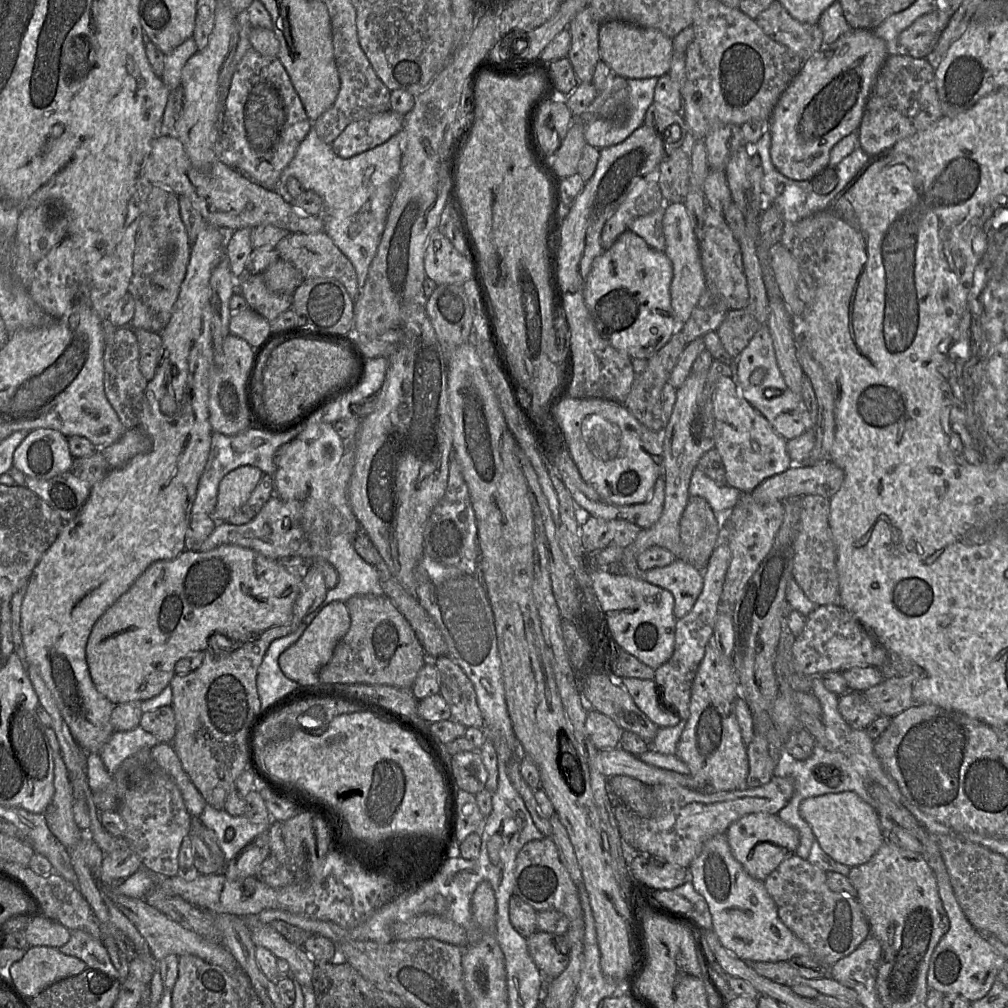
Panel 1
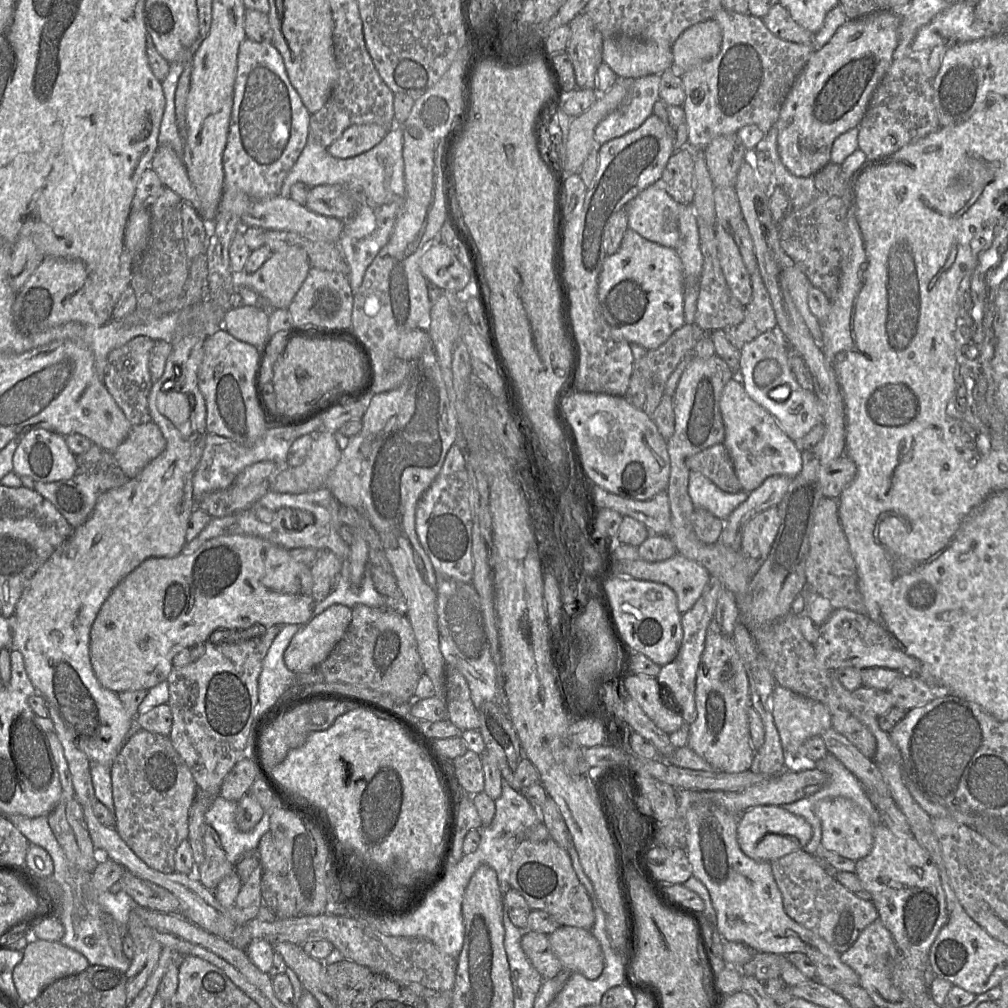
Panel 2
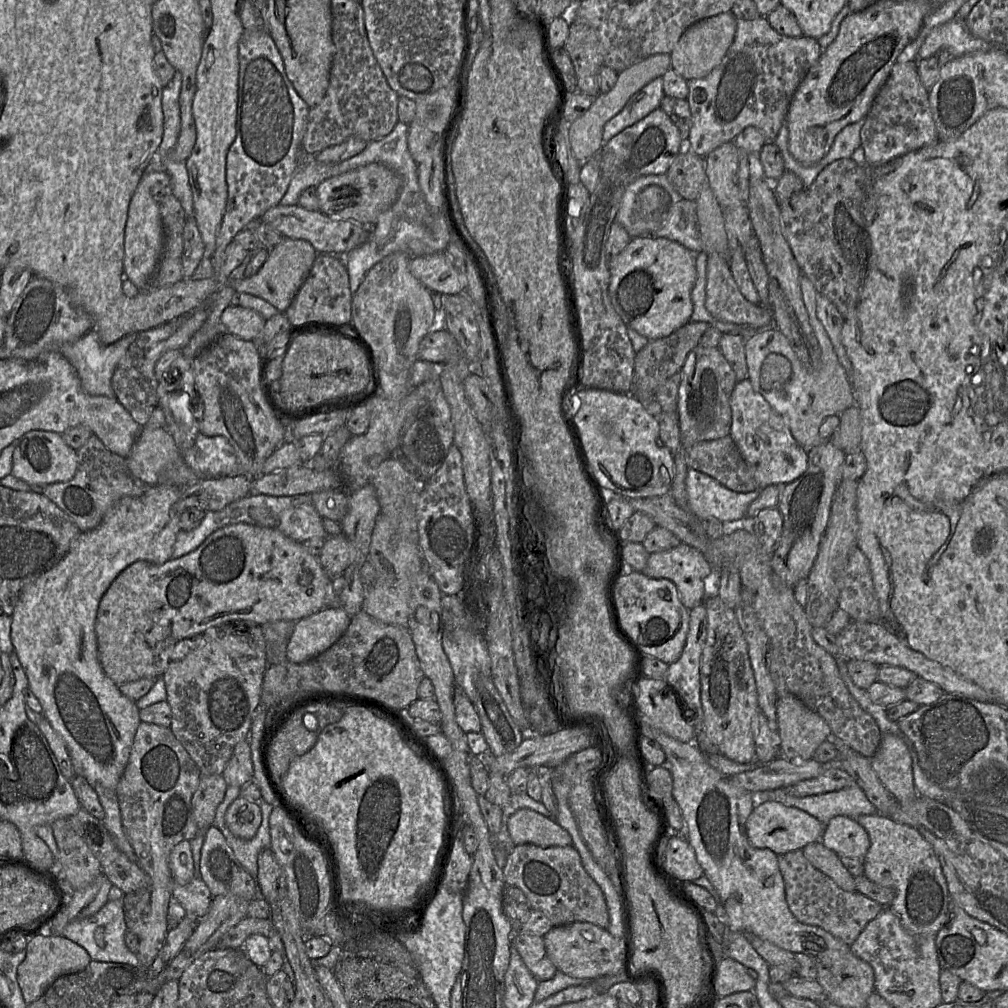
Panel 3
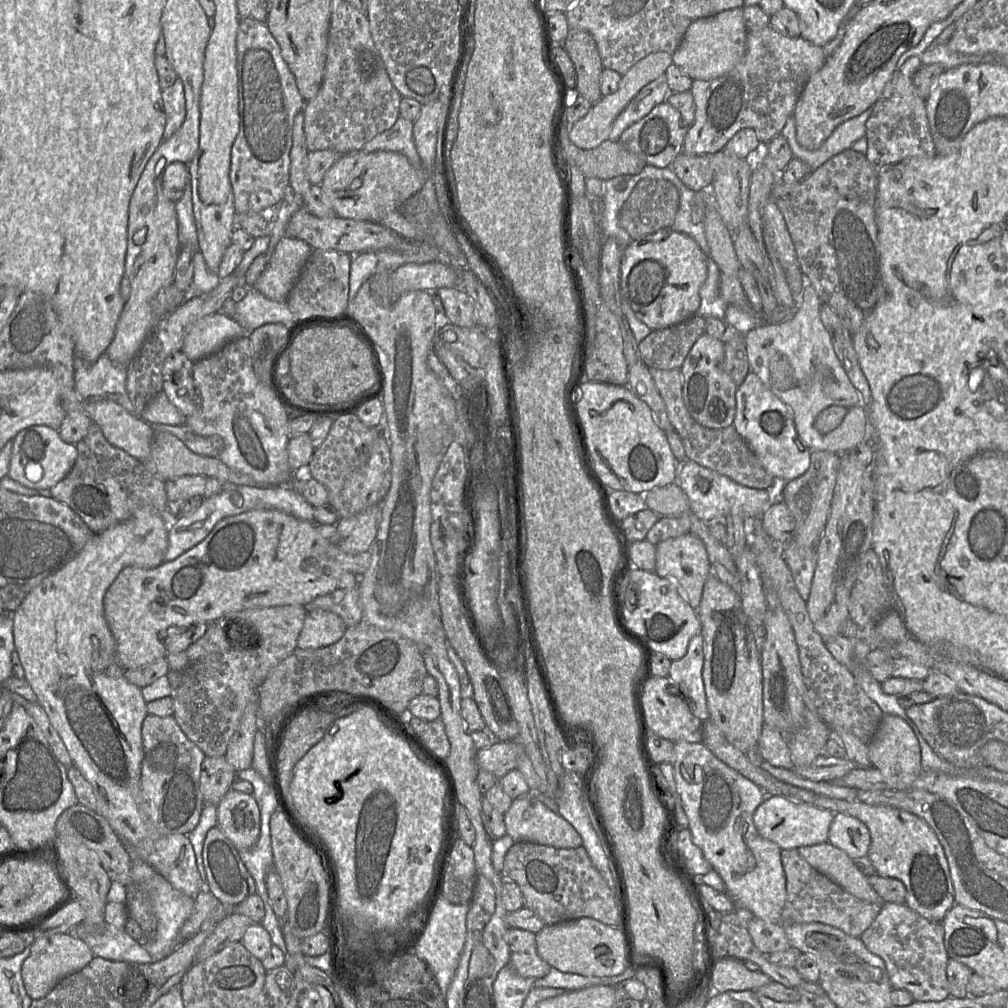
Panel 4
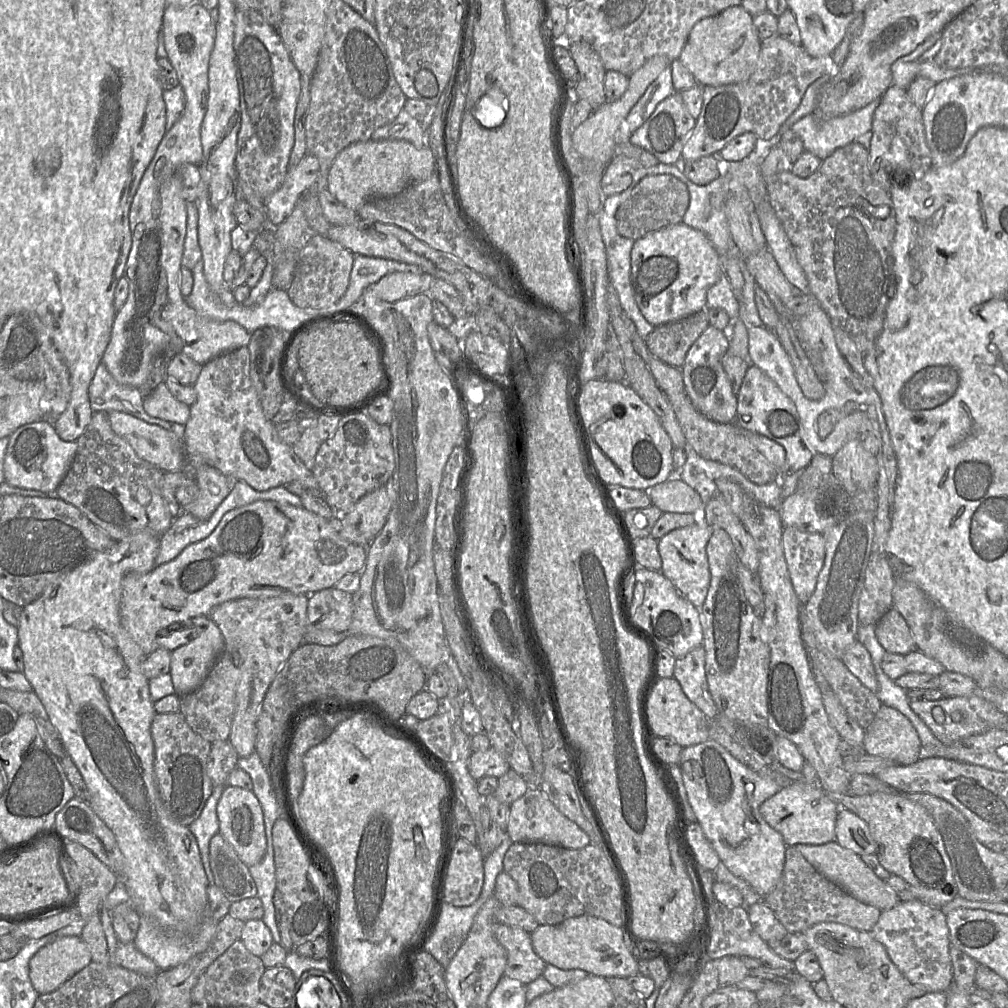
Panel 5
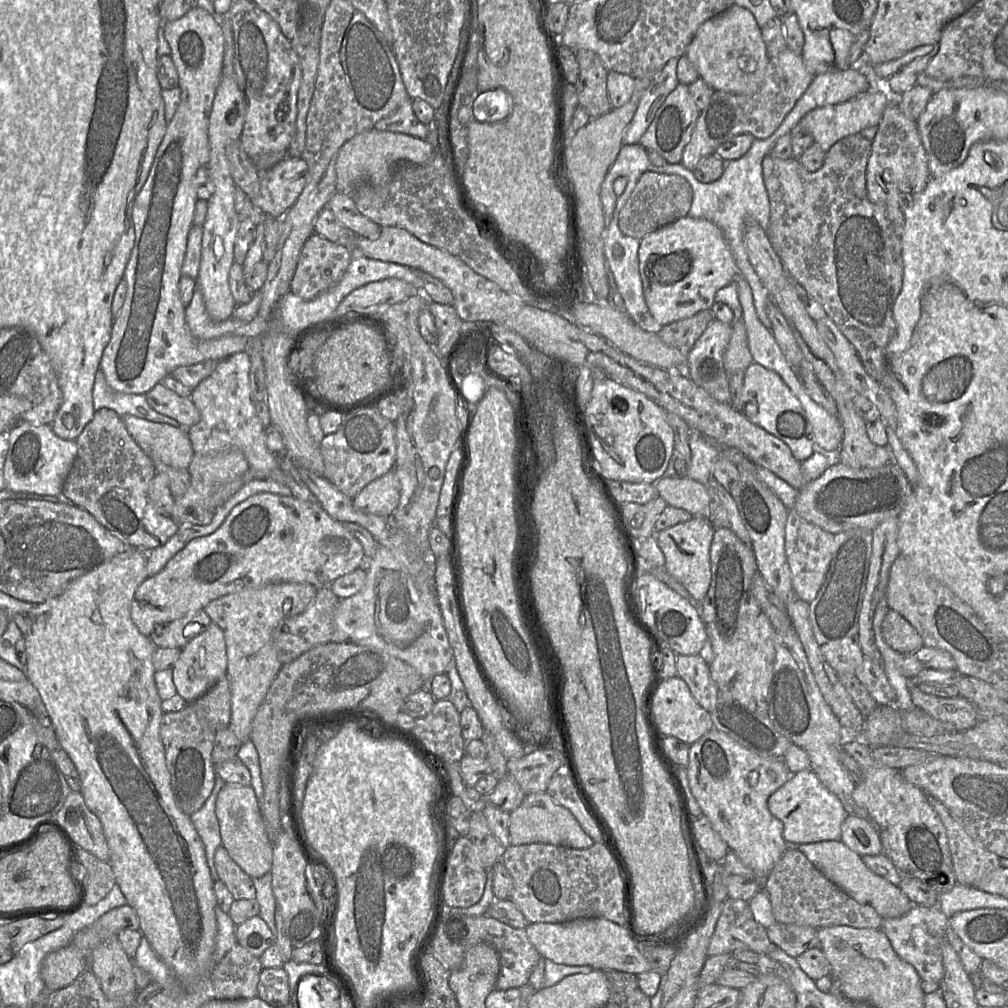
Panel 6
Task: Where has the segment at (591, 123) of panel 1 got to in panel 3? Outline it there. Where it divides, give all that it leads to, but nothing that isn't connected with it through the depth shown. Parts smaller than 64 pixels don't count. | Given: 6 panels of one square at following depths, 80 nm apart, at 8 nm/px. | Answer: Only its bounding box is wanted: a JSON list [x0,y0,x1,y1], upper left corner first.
[603,77,664,144]

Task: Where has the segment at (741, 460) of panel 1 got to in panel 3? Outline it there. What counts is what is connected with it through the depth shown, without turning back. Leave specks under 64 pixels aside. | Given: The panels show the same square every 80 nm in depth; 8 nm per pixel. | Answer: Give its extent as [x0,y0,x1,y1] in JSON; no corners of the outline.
[729,378,808,489]

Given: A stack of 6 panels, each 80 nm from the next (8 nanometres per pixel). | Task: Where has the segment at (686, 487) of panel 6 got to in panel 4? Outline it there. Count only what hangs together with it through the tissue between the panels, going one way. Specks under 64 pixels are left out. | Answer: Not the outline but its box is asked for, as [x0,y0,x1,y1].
[645,482,690,516]

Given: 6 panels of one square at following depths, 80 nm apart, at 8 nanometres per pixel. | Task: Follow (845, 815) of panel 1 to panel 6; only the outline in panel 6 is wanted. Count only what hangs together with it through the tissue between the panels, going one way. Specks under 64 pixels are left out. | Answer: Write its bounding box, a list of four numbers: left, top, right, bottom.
[841,813,881,856]

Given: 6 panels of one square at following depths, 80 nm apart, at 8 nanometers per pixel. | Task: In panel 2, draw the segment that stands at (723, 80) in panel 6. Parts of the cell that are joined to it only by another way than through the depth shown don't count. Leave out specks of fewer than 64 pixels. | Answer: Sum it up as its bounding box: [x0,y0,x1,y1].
[672,19,722,73]

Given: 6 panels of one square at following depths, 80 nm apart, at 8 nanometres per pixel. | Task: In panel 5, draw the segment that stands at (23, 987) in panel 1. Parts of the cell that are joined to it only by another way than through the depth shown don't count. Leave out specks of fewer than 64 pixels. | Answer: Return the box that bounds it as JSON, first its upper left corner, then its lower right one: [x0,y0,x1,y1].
[29,936,92,995]

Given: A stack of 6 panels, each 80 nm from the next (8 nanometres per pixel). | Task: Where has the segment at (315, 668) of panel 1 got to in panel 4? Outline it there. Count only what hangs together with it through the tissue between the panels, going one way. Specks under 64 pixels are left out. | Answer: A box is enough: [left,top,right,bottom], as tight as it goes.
[298,610,347,649]

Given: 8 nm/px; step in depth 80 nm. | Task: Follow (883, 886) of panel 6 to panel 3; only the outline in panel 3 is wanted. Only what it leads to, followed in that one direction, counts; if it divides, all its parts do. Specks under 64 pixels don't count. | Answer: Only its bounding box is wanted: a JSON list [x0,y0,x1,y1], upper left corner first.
[802,841,855,892]

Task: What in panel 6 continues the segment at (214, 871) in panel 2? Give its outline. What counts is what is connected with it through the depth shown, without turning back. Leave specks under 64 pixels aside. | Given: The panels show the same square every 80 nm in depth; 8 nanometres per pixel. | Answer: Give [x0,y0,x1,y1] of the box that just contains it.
[214,845,256,900]

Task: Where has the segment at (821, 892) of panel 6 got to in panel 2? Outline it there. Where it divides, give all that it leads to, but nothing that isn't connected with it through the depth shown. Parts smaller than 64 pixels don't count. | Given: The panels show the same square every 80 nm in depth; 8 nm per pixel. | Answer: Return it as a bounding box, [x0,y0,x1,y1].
[771,850,879,955]

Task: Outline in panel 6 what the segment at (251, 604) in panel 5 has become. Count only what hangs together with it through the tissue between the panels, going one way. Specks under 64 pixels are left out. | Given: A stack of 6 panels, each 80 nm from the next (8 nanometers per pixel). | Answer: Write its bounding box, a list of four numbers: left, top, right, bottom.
[205,583,318,743]

